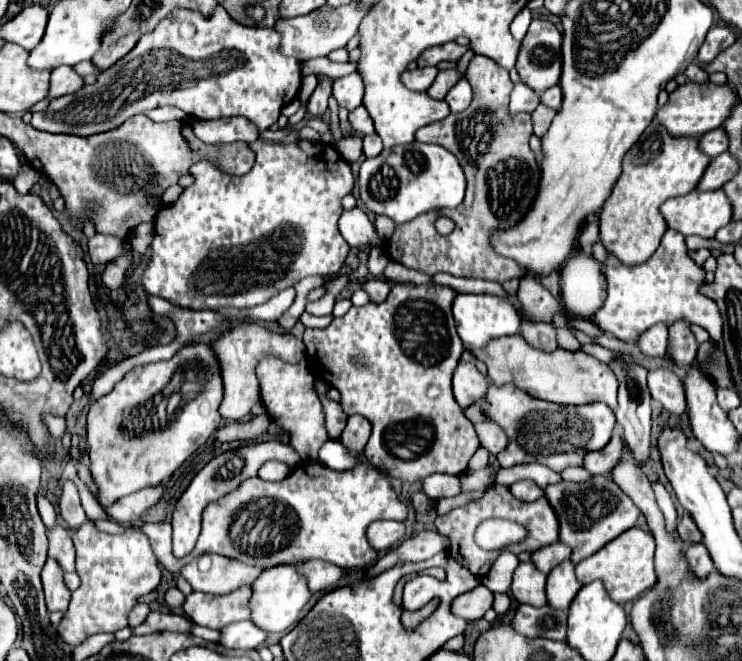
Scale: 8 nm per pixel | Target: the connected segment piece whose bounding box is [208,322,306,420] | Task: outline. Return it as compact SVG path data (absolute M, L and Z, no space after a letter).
M238 322L220 334L216 340L208 342L214 356L218 358L222 382L224 382L224 400L220 404L220 416L228 420L242 420L248 416L250 408L260 400L260 386L254 374L254 368L260 360L260 354L272 354L284 362L302 362L306 358L306 350L302 342L296 340L294 334L280 334L274 332L258 322Z

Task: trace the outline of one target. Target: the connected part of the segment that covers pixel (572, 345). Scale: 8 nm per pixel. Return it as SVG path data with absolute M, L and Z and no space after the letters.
M556 328L556 338L558 338L558 344L562 348L568 348L568 350L578 350L580 348L580 342L572 336L572 332L568 328Z

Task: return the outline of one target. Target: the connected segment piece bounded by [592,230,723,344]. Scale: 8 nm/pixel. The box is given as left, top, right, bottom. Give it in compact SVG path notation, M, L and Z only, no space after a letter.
M666 230L658 250L642 264L624 264L612 252L606 254L604 274L608 280L608 296L602 308L592 316L592 322L604 332L624 342L636 342L654 324L674 324L682 318L694 318L694 324L708 330L710 340L722 344L723 320L718 306L712 306L712 298L698 292L704 280L704 270L696 266L688 254L684 236L676 230Z

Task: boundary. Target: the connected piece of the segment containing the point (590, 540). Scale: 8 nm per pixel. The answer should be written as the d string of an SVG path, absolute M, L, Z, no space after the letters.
M592 476L586 482L560 480L546 486L546 498L560 524L560 540L572 548L572 562L580 562L582 558L592 556L610 540L634 528L642 516L638 506L632 504L628 494L624 494L610 476Z

